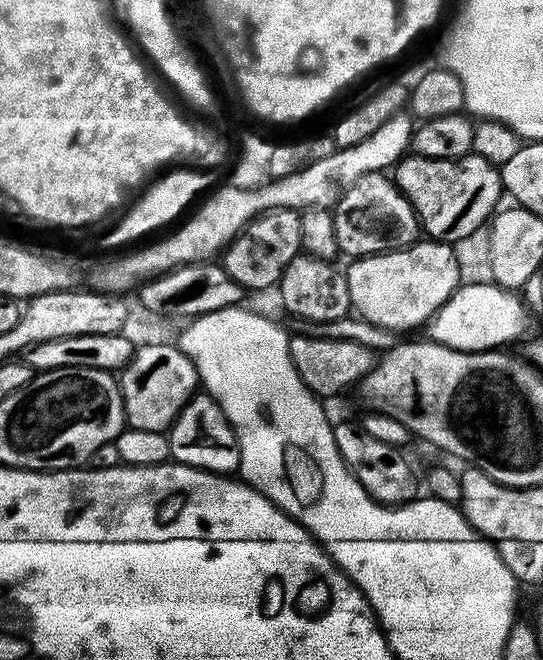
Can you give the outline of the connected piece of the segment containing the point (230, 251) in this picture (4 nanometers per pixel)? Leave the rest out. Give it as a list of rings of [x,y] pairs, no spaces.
[[[290,208],[261,212],[244,225],[239,236],[223,249],[223,271],[245,290],[268,288],[277,283],[284,267],[302,252],[302,220]]]

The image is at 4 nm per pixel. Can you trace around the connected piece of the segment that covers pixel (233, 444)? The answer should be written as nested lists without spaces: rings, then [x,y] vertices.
[[[203,390],[197,391],[185,402],[180,413],[172,419],[171,426],[166,429],[166,435],[168,455],[175,463],[217,474],[232,474],[240,467],[240,447],[236,441],[236,431],[228,423],[218,402]]]

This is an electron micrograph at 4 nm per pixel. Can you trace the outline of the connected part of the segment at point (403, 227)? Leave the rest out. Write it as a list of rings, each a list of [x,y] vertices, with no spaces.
[[[383,171],[359,176],[335,203],[336,217],[331,217],[331,228],[339,251],[349,252],[349,257],[359,258],[388,249],[407,247],[419,239],[419,221],[415,217],[412,205],[405,200],[395,183],[384,176],[386,175]]]

